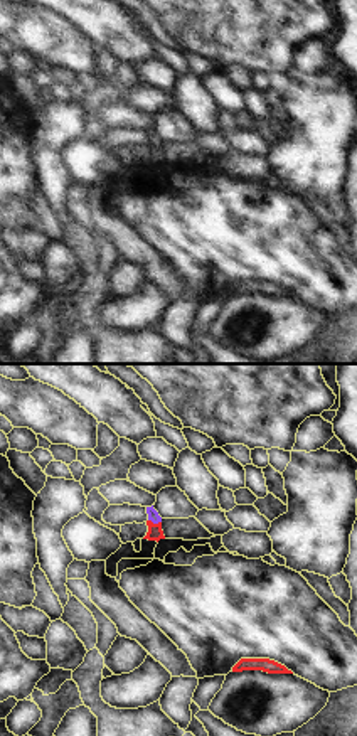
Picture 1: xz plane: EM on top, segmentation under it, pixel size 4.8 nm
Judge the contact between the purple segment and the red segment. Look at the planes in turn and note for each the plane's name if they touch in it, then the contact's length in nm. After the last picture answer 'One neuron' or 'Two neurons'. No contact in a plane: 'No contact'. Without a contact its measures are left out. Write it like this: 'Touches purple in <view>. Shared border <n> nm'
Touches purple in xz. Shared border 70 nm.

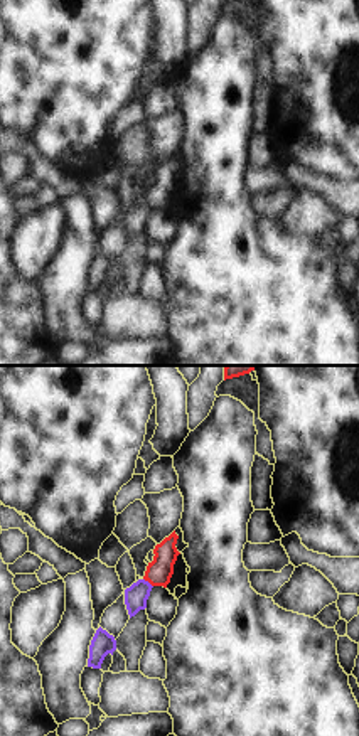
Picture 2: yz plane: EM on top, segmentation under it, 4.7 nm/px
Touches purple in yz. Shared border 60 nm.

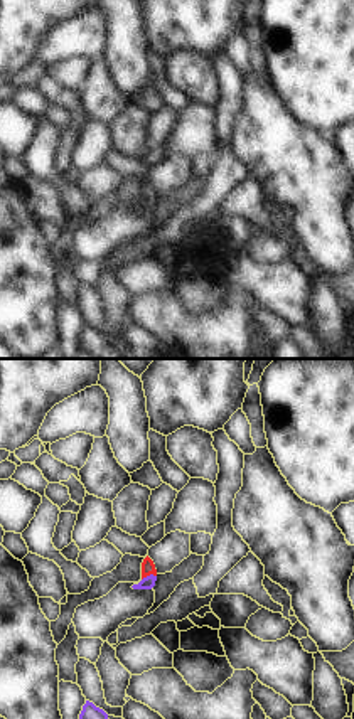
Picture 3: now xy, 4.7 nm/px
Touches purple in xy. Shared border 80 nm.

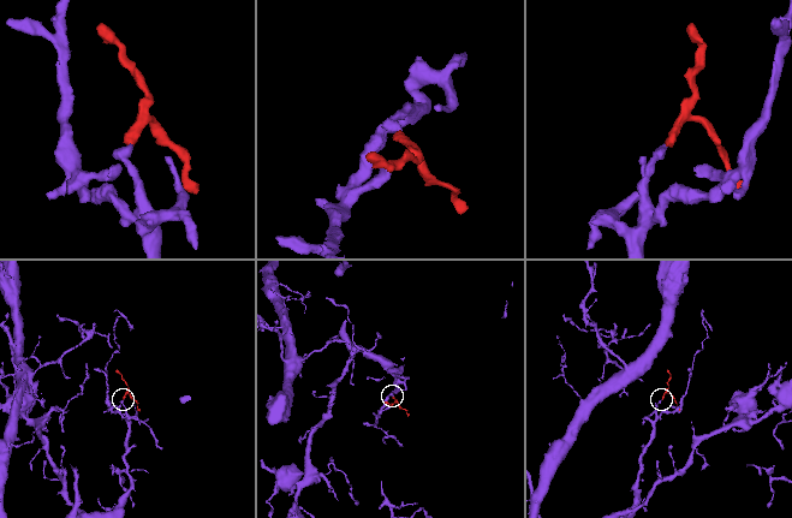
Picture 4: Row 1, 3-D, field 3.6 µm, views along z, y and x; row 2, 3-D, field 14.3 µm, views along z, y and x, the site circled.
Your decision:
One neuron.

